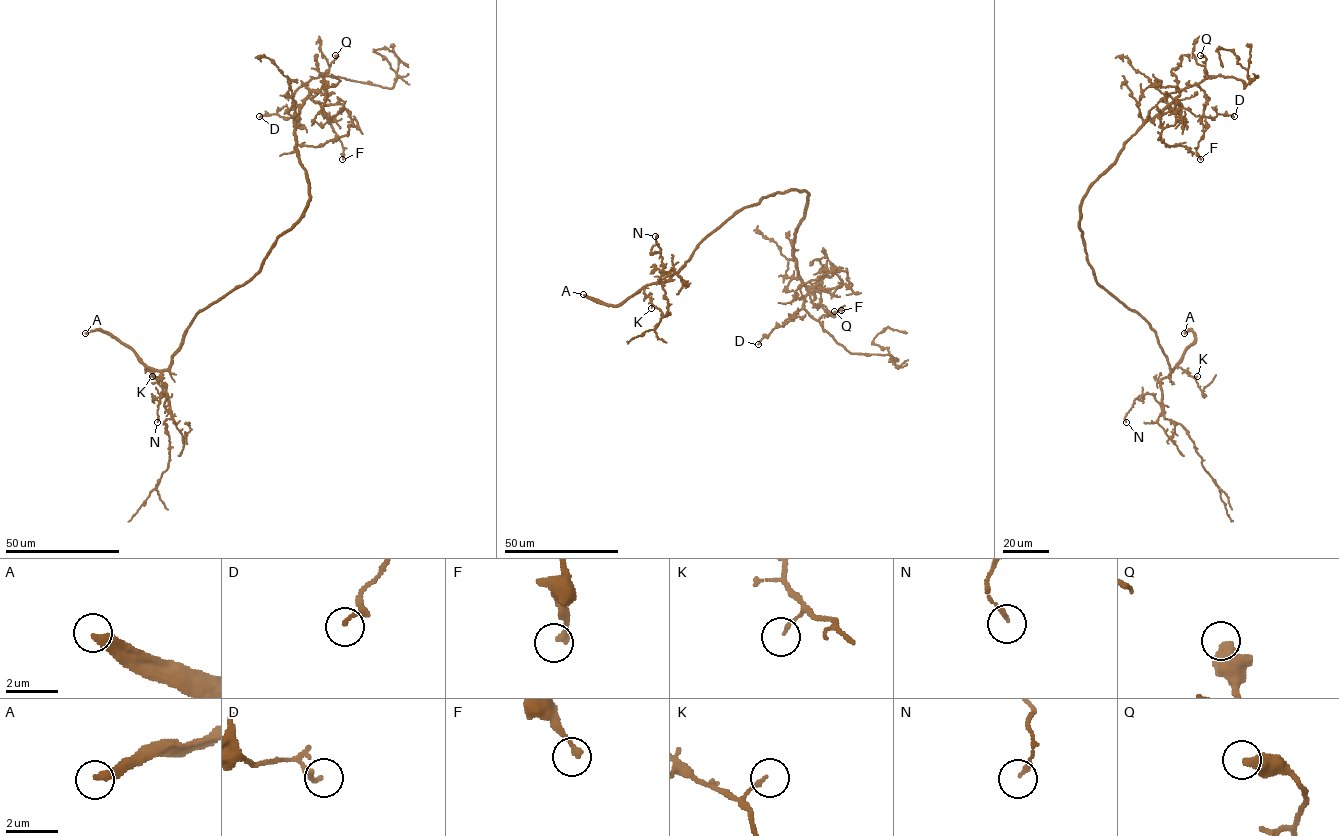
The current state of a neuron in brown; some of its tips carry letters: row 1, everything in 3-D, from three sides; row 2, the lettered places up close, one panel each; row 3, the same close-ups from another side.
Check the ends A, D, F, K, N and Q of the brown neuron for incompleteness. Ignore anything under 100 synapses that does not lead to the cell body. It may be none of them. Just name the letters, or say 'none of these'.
A

